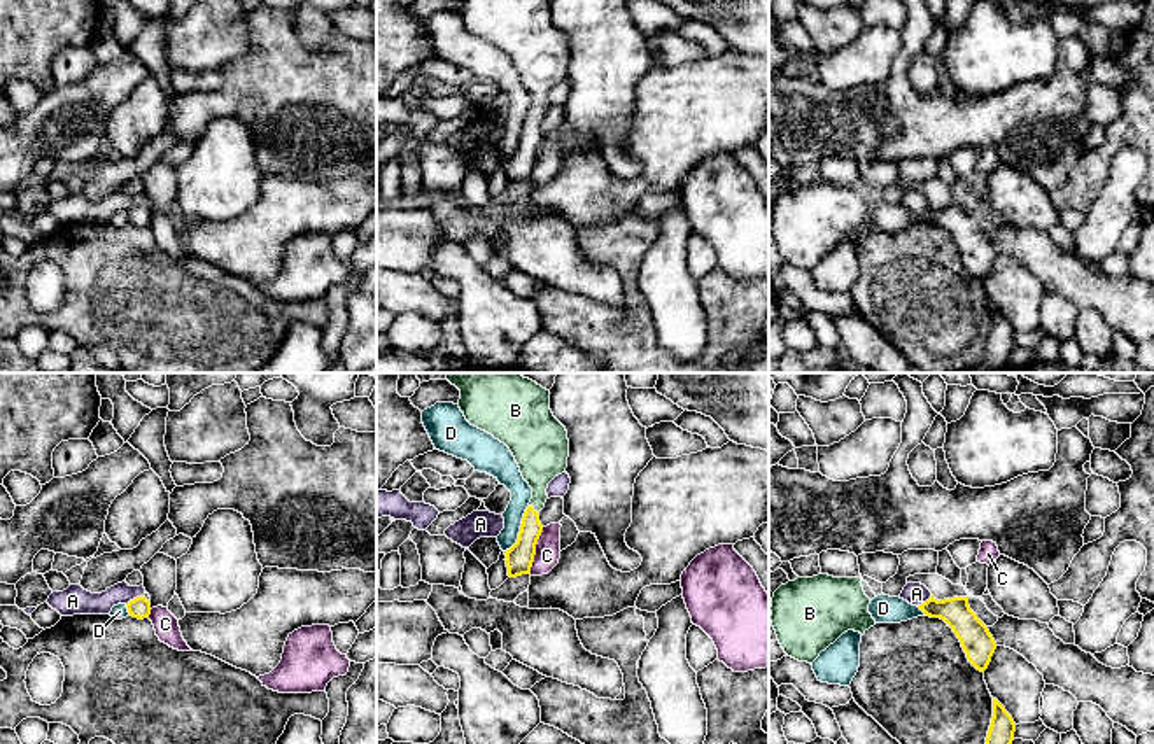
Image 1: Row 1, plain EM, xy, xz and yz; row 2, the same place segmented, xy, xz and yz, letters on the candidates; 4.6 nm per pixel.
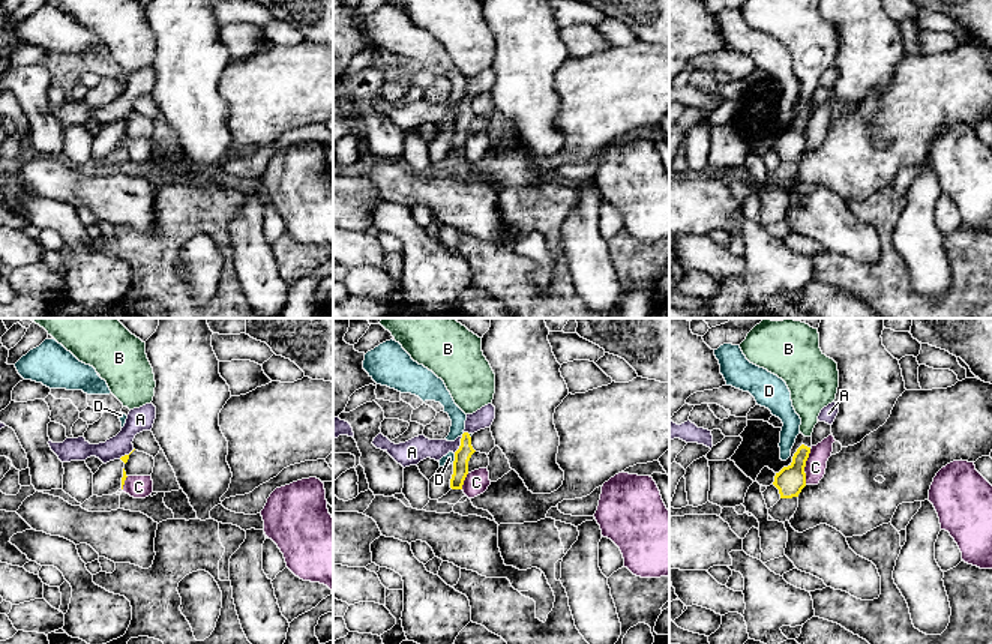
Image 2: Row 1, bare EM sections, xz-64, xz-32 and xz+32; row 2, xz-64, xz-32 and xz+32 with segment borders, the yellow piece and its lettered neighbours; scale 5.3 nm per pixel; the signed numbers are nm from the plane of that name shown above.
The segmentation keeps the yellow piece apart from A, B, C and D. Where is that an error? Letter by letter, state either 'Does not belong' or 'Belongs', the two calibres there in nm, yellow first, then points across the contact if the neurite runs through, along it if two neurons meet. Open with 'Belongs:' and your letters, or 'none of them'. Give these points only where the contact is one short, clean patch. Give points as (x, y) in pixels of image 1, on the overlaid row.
Belongs: B
A: Does not belong. Thickness 100 nm (yellow) against 120 nm. Boundary: xy (142, 594), (126, 604)
B: Belongs. Thickness 130 nm (yellow) against 220 nm. Path across: xz (519, 559), (531, 529), (533, 510), (538, 501), (541, 457)
C: Does not belong. Thickness 130 nm (yellow) against 110 nm. Boundary: xz (543, 527), (529, 573)
D: Does not belong. Thickness 130 nm (yellow) against 100 nm. Boundary: xz (527, 505), (519, 538), (505, 552)

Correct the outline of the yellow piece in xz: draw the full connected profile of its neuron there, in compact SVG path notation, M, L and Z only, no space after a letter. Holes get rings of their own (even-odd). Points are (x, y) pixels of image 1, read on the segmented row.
M447 373L447 380L461 390L466 420L510 448L532 488L518 539L504 551L510 578L531 574L548 483L567 467L567 431L550 410L550 390L522 375Z

